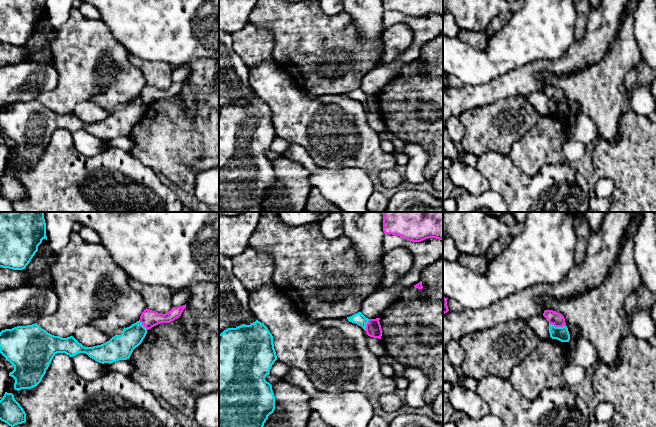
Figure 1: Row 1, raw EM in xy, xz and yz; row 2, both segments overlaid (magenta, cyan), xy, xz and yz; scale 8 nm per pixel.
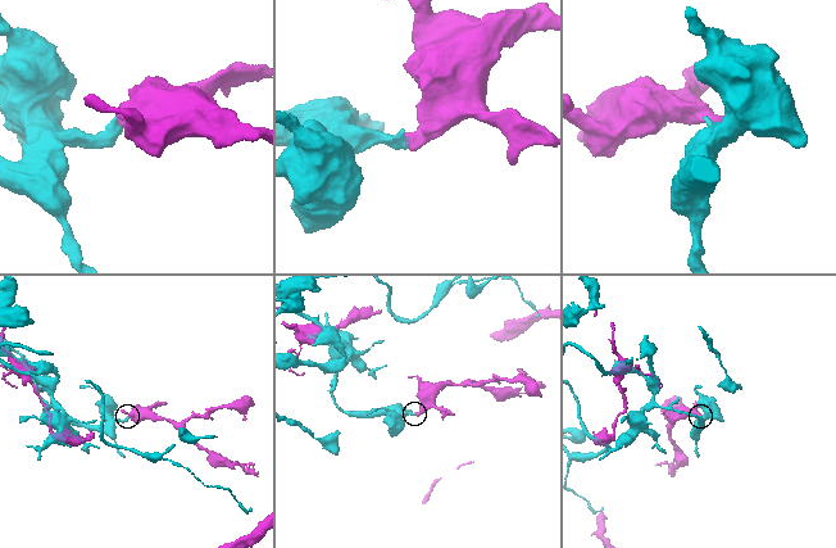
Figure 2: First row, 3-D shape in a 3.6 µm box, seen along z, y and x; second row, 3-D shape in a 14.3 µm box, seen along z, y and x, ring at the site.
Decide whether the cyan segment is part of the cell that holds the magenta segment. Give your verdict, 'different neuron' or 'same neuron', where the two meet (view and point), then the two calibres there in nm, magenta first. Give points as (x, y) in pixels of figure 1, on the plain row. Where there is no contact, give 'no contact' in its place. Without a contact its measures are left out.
different neuron; meets magenta in yz at (557, 102); 110 nm thick on the magenta side, 110 nm on the other

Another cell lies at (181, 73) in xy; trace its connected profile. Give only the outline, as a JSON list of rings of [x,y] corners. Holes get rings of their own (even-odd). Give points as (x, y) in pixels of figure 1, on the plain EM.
[[[180,65],[173,68],[172,84],[185,81],[190,75],[190,68],[187,65]]]

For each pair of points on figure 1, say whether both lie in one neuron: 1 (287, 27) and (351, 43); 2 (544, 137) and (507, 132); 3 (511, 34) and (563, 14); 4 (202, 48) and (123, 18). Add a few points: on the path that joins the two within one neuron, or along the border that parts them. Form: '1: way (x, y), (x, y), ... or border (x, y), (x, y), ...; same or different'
1: way (304, 21), (332, 21), (337, 26); same
2: border (539, 116), (536, 123), (511, 147), (509, 152); different
3: way (524, 34), (532, 34), (538, 31), (550, 19); same
4: way (182, 28), (173, 19), (143, 19); same

